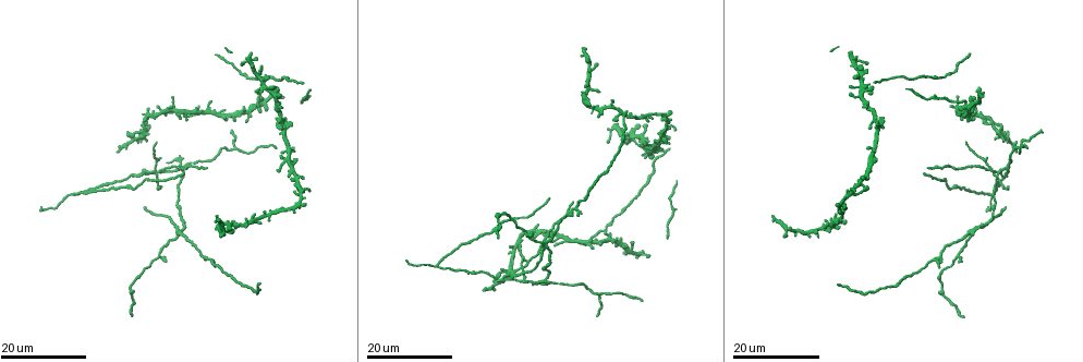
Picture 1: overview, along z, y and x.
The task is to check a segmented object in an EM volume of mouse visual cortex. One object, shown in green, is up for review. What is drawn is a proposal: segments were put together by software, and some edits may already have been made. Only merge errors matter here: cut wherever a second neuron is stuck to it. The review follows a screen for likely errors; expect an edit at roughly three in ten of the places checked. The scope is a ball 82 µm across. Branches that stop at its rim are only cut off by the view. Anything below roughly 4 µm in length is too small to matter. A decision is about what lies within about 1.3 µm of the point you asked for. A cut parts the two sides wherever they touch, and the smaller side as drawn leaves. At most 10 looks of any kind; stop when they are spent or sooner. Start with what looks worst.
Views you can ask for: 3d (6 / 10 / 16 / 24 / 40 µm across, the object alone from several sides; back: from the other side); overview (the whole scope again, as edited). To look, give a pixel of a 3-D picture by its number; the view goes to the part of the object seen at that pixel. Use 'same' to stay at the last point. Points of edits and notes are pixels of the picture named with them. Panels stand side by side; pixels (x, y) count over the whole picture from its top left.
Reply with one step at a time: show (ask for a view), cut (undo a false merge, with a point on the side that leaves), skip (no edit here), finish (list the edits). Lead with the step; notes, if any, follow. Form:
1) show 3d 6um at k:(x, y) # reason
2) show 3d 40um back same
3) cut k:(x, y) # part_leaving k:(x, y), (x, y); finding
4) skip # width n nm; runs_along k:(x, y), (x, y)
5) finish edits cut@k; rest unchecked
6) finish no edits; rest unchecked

show 3d 24um at 1:(546, 279) # looks like a crossing

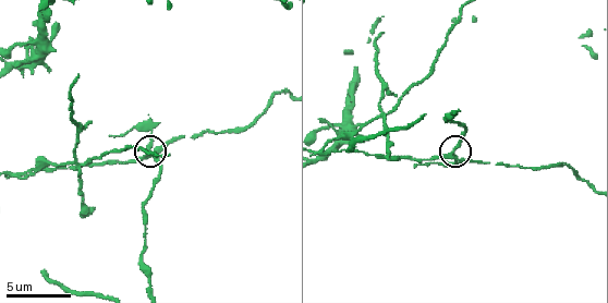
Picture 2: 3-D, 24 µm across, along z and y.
show 3d 10um at 2:(452, 153)

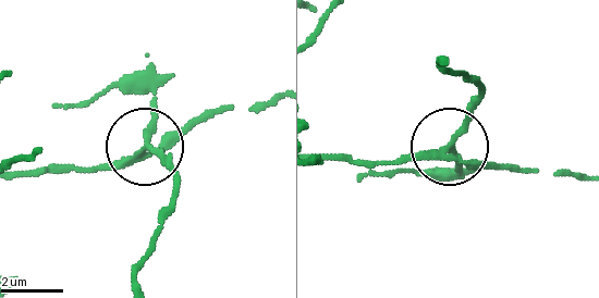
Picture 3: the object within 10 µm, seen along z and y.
cut 3:(158, 156) # part_leaving 3:(429, 152), (481, 96), (442, 59); two neurons meet here

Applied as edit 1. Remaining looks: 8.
show 3d 24um at 1:(438, 267) # three arms meet

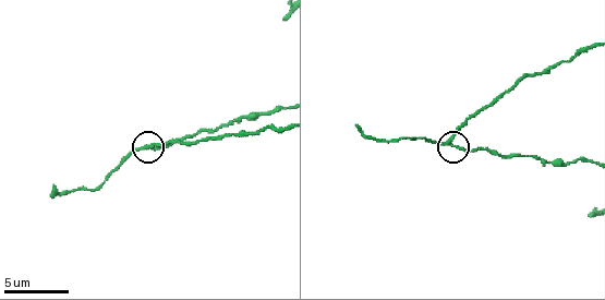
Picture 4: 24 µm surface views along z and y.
show 3d 10um at 4:(142, 147)

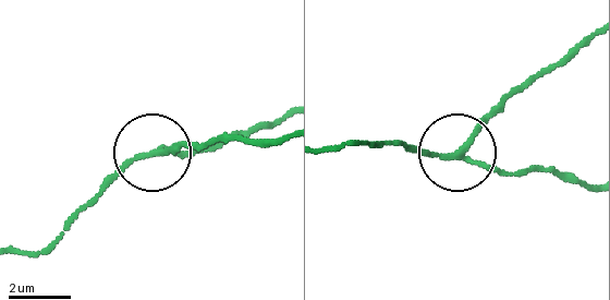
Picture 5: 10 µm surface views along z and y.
cut 5:(179, 143) # arms 3; part_leaving 5:(156, 153), (223, 138), (285, 138); two neurons meet here

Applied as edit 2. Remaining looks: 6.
show overview

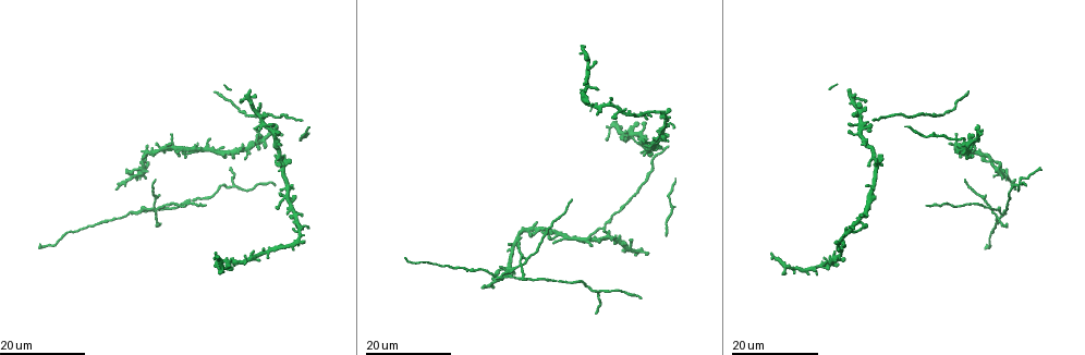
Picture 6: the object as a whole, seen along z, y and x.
show 3d 16um at 6:(133, 212) # a fork

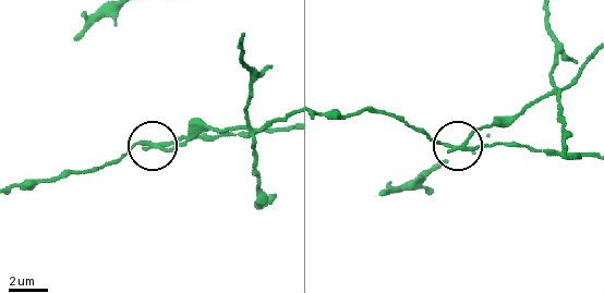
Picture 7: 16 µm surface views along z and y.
show 3d 6um at 7:(161, 144)

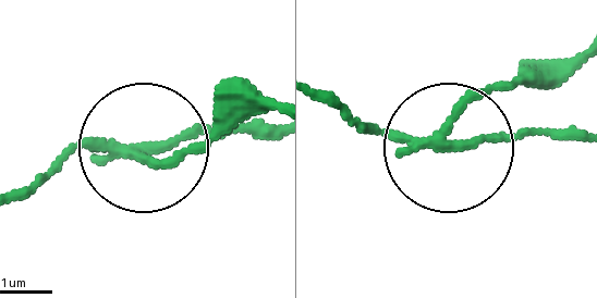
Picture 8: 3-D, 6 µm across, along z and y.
cut 8:(169, 158) # side_arm 28 um; arms 3; a second neuron is stuck on

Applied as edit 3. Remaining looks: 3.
show 3d 16um at 6:(598, 292) # arms part here

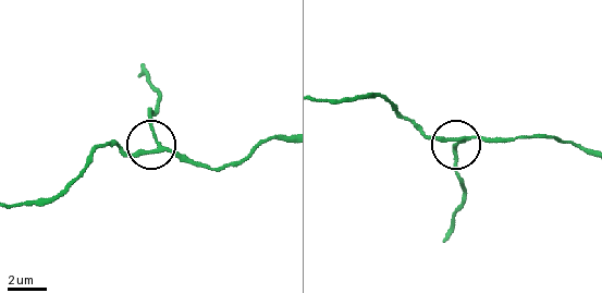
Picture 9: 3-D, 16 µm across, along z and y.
show 3d 6um at 9:(466, 140)

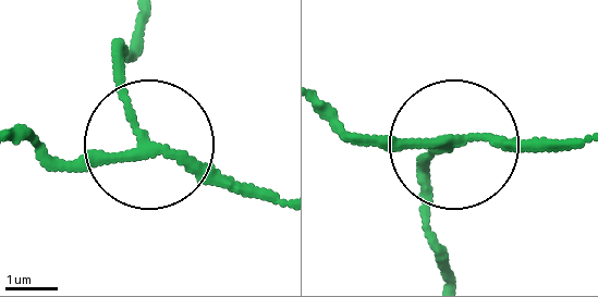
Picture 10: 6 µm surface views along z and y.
show 3d 6um back at 10:(140, 133) # from behind

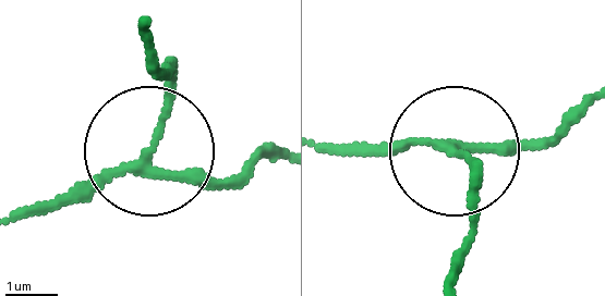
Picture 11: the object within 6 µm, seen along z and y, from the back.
cut 11:(174, 90) # arms 3; part_leaving 11:(450, 151), (476, 189), (455, 281); two neurons meet here

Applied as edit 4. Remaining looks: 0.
finish edits cut@3, cut@5, cut@8, cut@11; rest unchecked

